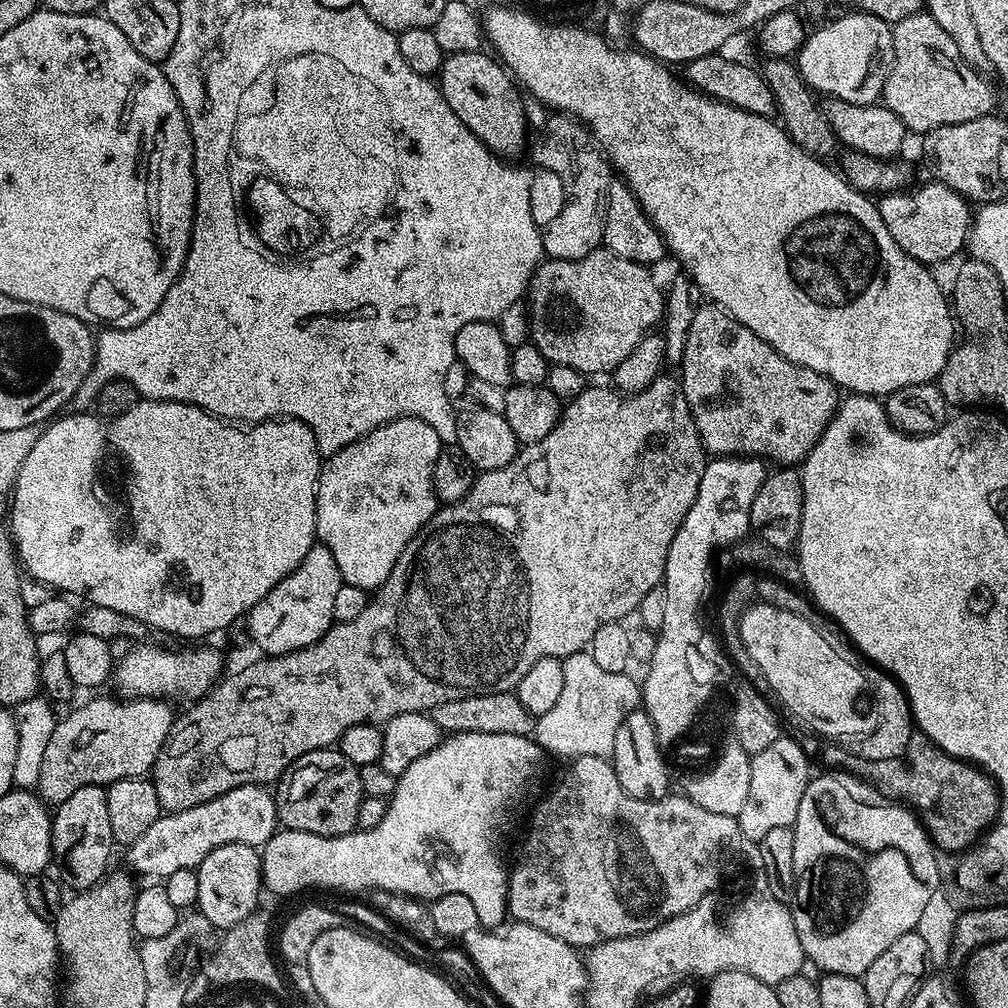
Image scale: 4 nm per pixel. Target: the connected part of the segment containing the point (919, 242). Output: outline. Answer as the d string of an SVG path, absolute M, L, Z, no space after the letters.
M939 182L924 184L921 188L901 190L881 195L878 207L890 238L910 254L919 264L933 266L956 256L968 243L968 232L972 228L973 209L969 201L950 186Z

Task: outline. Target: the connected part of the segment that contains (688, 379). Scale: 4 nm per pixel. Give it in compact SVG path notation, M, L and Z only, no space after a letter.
M702 306L698 310L698 314L694 314L694 322L690 322L690 334L686 338L686 350L682 361L683 368L682 387L684 397L690 406L690 414L694 418L694 426L698 426L698 434L704 451L712 458L717 456L750 456L763 458L776 466L799 465L808 457L808 452L815 446L820 435L826 430L826 426L832 420L832 415L836 413L837 404L842 399L837 385L832 383L832 379L829 376L823 376L806 366L798 366L794 362L790 362L785 356L778 354L778 350L774 350L766 342L762 342L762 338L758 338L758 334L754 334L754 330L739 324L729 312L725 312L719 306Z

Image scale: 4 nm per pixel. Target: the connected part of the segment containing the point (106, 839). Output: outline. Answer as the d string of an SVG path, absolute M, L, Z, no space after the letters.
M95 784L74 790L66 802L55 805L52 818L52 858L55 867L60 867L59 875L65 881L68 879L73 884L73 889L94 887L105 879L109 871L108 863L112 860L114 841L110 830L110 810L106 806L107 797L107 791Z

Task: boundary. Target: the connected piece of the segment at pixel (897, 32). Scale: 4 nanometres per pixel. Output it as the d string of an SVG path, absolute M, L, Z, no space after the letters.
M927 11L910 14L910 18L902 18L902 22L891 25L893 34L893 54L895 60L886 78L882 103L884 107L894 110L898 118L902 118L905 129L909 133L923 134L930 130L938 130L938 126L954 126L958 122L974 122L974 118L993 115L996 96L987 84L985 77L969 64L964 63L962 54L958 54L958 46L954 46L954 38L934 22Z

